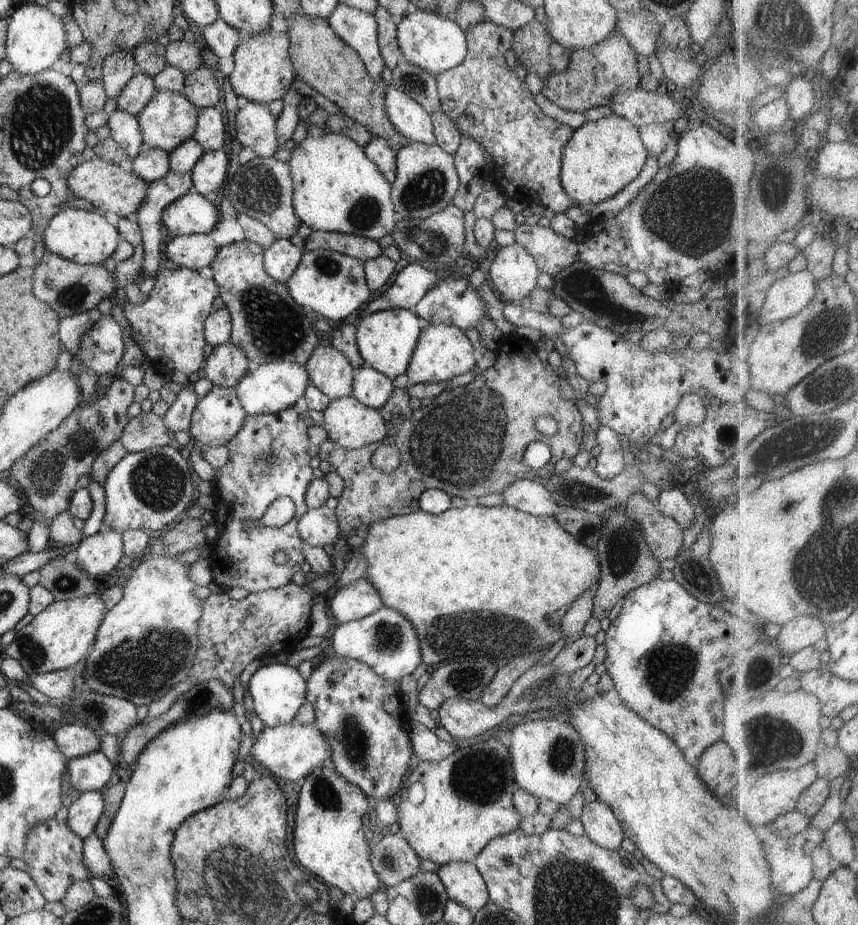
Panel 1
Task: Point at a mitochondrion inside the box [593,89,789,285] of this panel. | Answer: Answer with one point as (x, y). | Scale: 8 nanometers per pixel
(696, 208)

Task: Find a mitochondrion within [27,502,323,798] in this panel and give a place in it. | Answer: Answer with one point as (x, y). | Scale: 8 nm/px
(142, 667)

